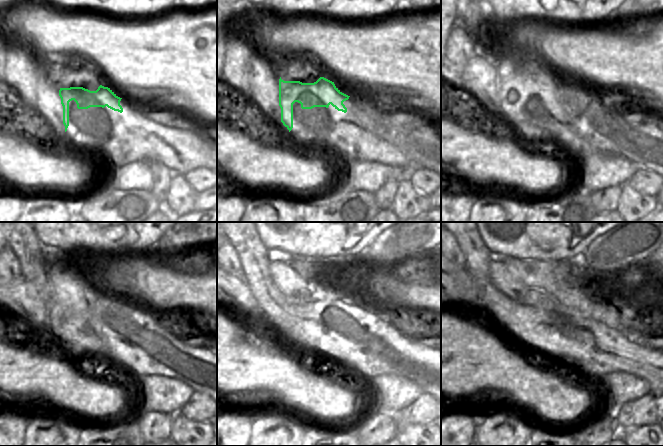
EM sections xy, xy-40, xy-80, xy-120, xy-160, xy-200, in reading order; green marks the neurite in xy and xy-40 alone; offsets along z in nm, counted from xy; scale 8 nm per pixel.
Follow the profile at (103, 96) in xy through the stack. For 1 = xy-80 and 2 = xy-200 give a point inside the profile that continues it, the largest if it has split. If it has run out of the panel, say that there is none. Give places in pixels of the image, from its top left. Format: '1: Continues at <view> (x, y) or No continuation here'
1: Continues at xy-80 (537, 87)
2: Continues at xy-200 (523, 293).

